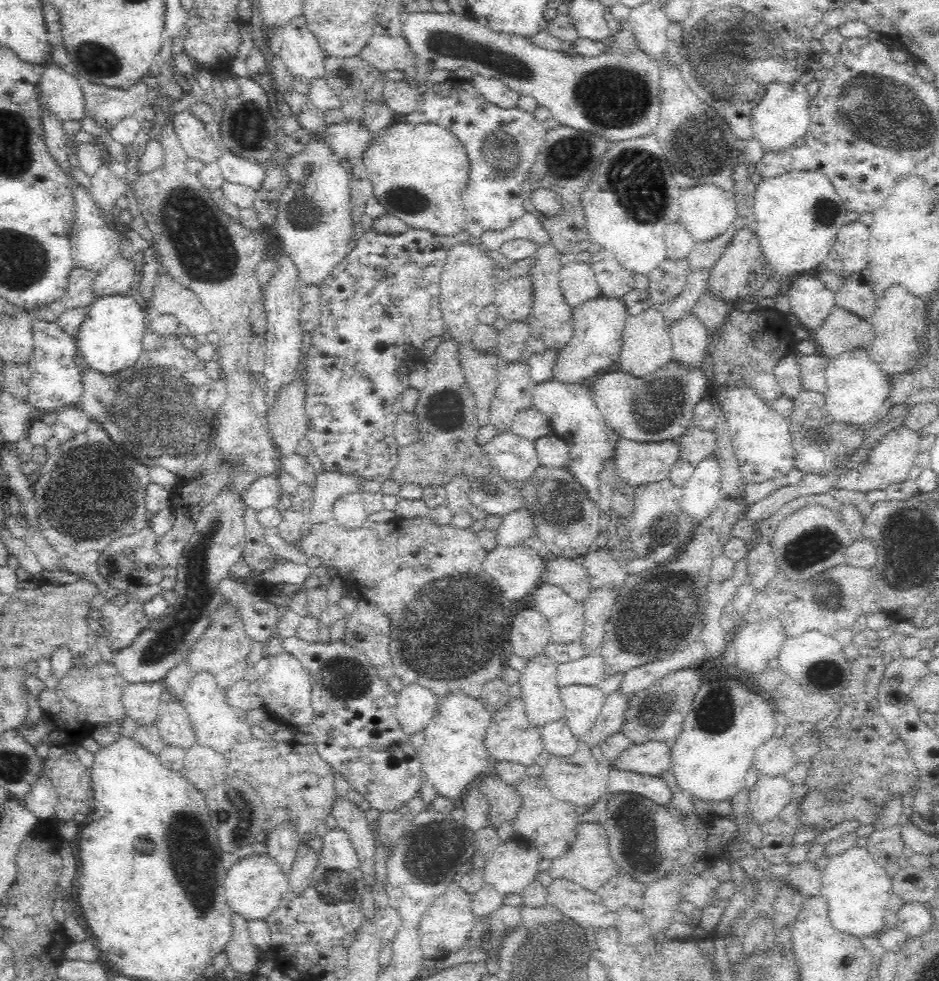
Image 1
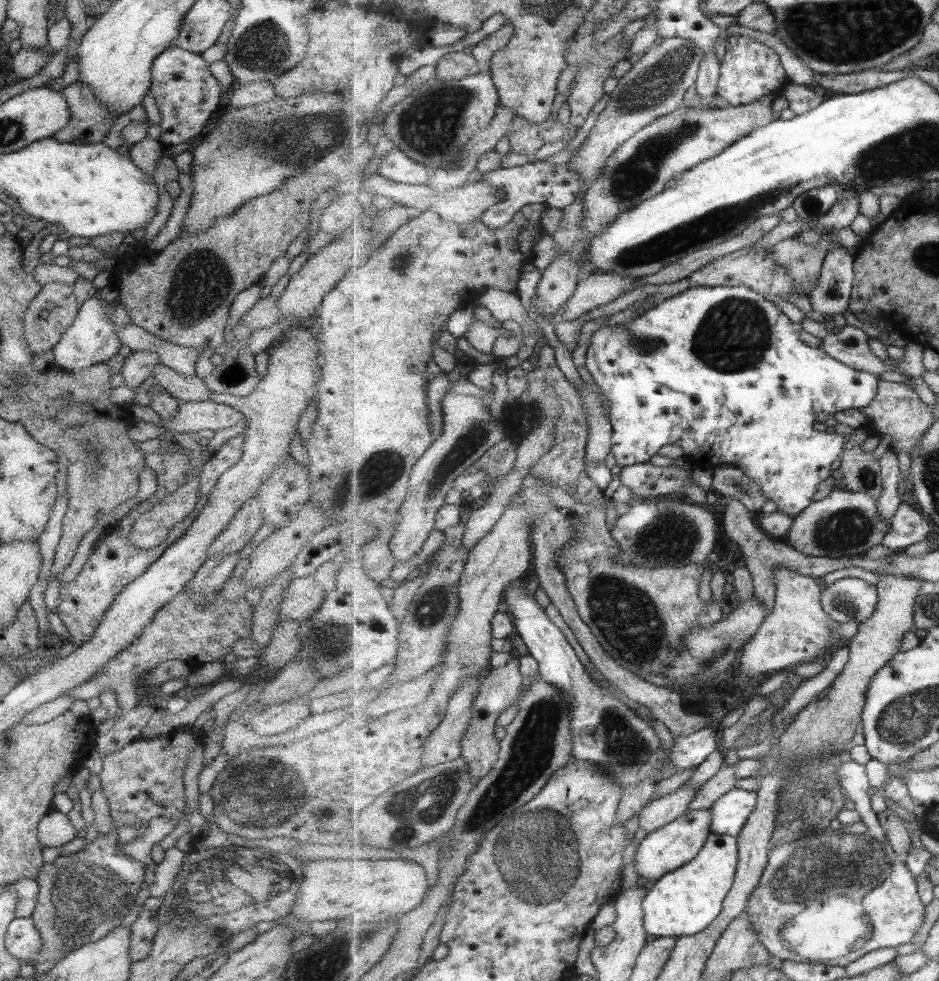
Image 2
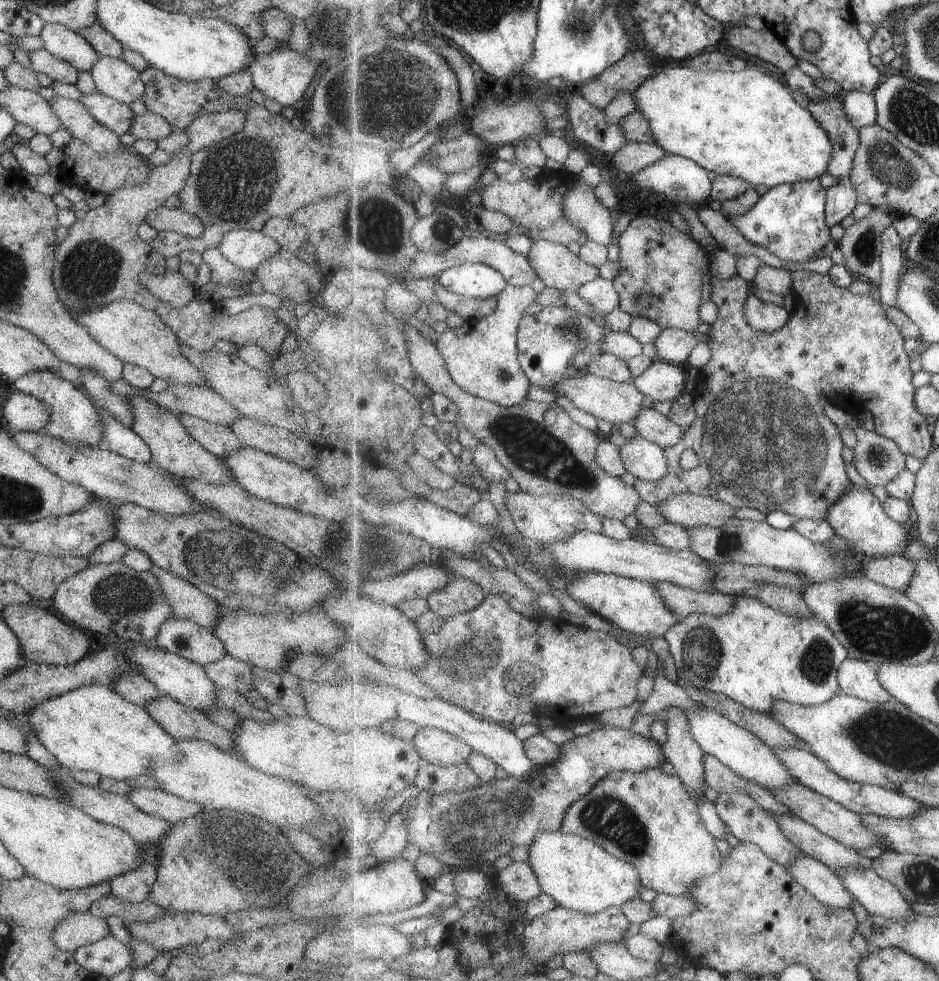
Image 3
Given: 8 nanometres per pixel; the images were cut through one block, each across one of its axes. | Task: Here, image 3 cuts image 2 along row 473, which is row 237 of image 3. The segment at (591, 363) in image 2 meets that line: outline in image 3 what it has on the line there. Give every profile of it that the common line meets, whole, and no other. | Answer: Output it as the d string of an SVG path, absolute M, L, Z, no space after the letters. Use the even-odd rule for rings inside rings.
M815 177L816 180L804 181L801 183L796 183L794 186L790 183L780 185L779 187L769 189L761 198L761 201L756 205L756 208L753 208L750 212L743 214L742 216L735 216L729 218L730 222L751 242L752 244L761 246L762 248L767 248L769 252L775 254L778 258L786 262L806 262L810 261L811 258L817 258L823 254L827 242L831 240L831 228L828 226L826 207L828 204L828 193L827 189L821 186L821 180L818 177Z

